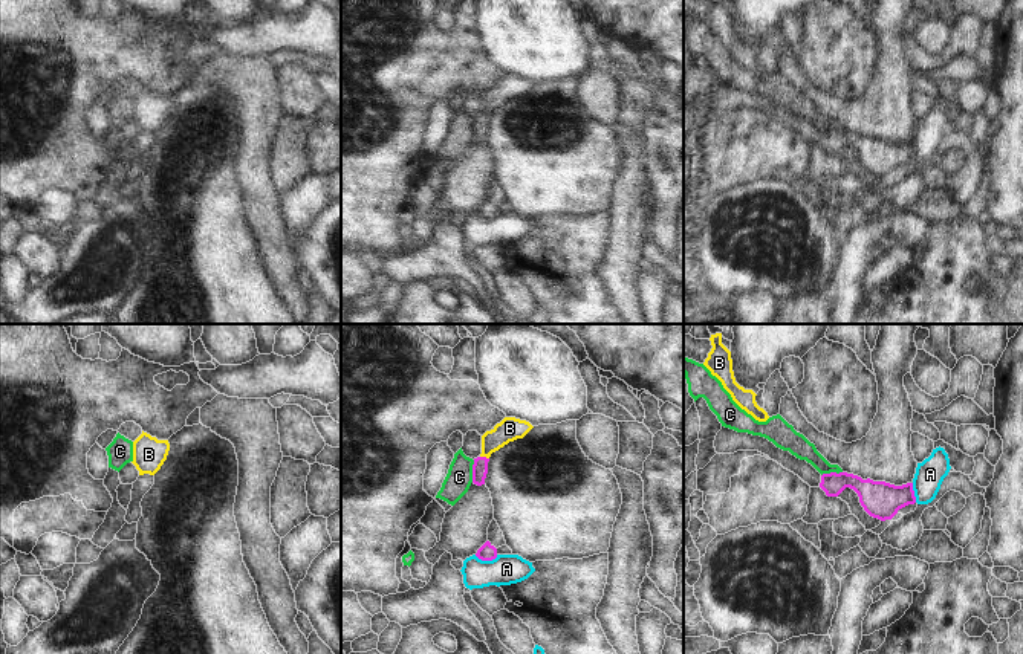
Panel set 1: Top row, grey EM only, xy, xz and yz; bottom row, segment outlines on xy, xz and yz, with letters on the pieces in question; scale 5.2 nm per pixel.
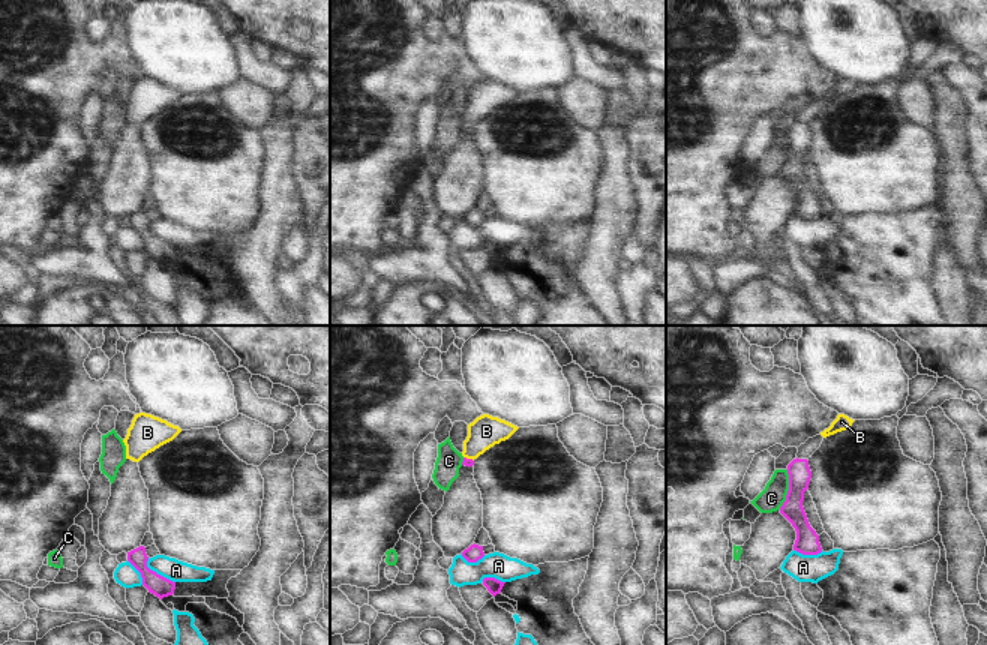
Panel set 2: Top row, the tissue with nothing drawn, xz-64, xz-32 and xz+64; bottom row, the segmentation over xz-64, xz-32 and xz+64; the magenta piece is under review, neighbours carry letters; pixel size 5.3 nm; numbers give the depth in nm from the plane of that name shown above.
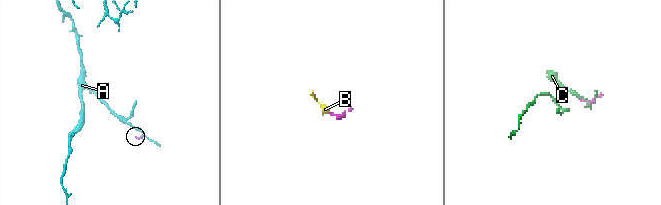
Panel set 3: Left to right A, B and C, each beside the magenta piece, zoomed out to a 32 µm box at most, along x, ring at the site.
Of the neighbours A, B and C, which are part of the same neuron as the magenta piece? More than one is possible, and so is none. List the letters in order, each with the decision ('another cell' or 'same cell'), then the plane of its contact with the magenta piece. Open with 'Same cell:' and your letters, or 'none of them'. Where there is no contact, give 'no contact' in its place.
Same cell: B
A: another cell; contact in xz
B: same cell; contact in xz
C: another cell; contact in xz

